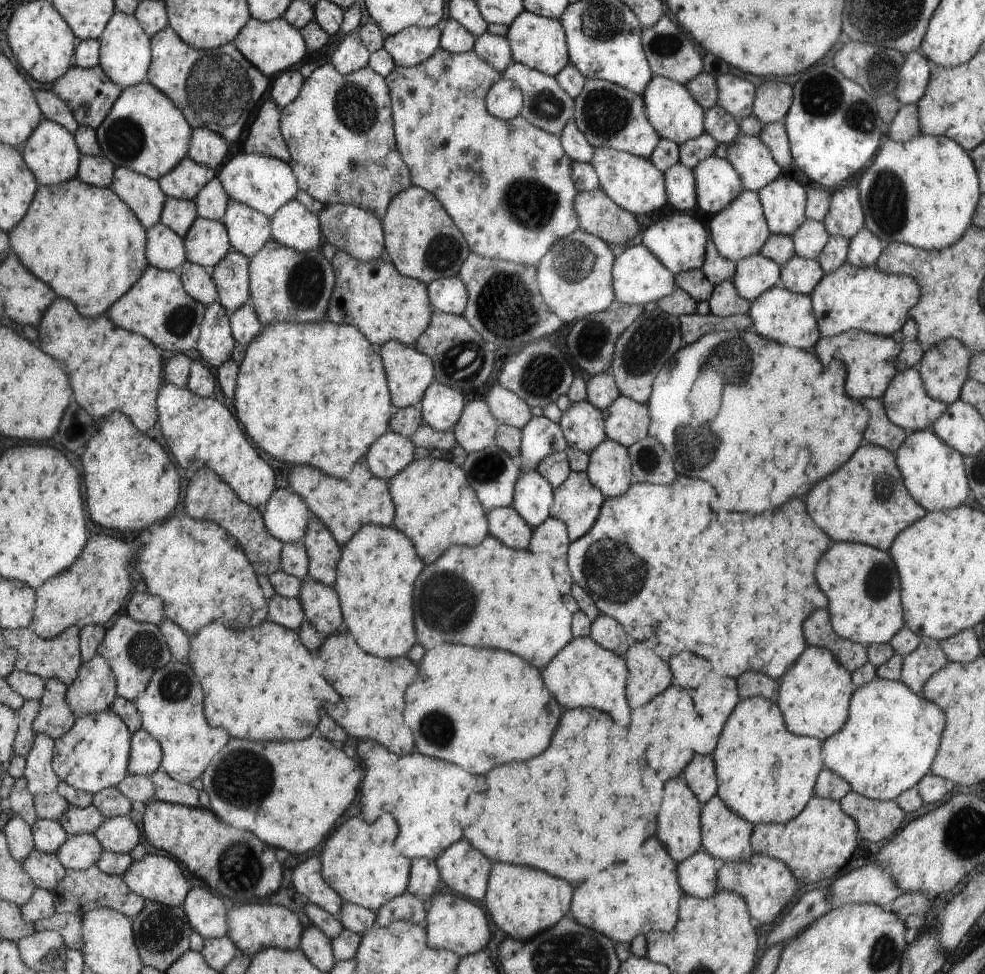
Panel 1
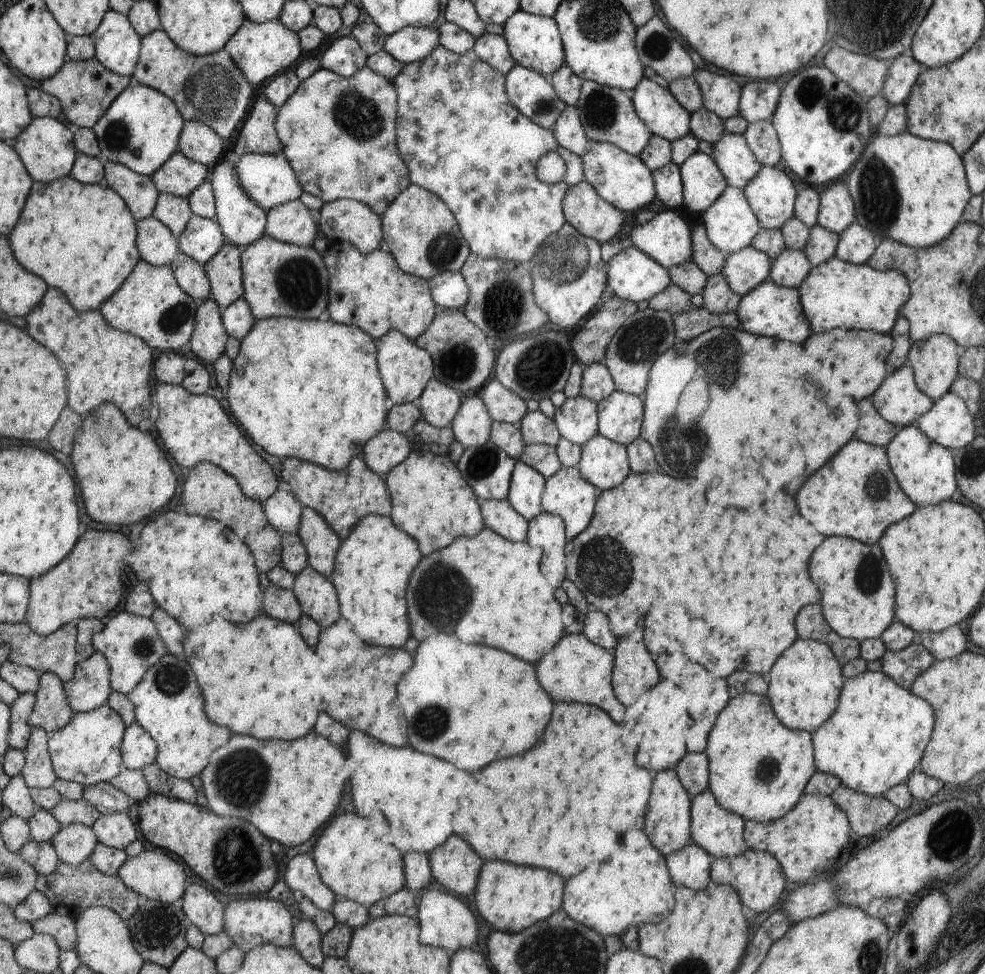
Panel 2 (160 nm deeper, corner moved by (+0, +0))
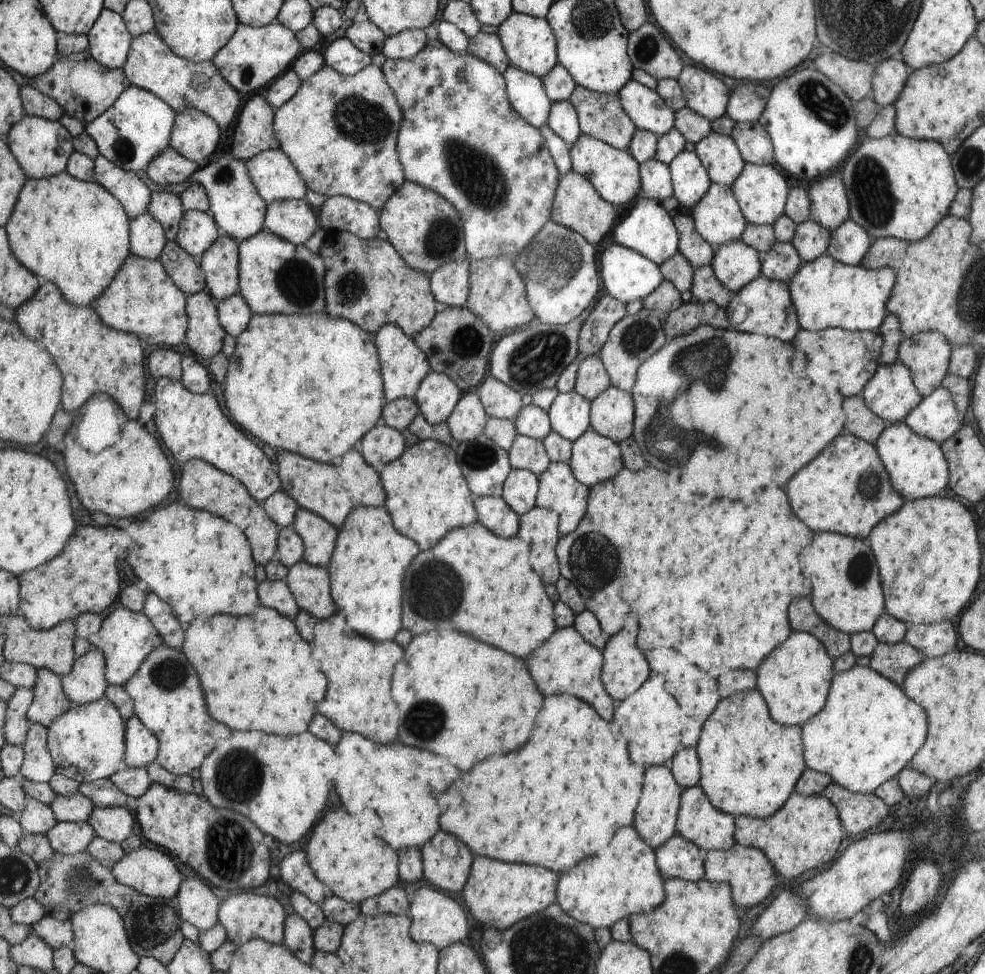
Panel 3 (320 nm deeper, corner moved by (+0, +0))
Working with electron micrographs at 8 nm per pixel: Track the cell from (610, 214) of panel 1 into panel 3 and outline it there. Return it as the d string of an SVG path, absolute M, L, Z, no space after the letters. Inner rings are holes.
M573 170L566 174L559 174L557 192L554 193L553 208L550 211L550 221L578 231L594 246L600 244L608 234L612 234L616 222L616 208L606 200L602 200L593 183L584 175Z

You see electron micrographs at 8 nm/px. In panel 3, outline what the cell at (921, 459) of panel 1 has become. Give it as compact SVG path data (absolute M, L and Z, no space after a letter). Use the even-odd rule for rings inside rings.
M904 421L887 426L873 442L885 466L890 484L903 499L923 499L948 490L949 466L941 446L929 438L916 434Z

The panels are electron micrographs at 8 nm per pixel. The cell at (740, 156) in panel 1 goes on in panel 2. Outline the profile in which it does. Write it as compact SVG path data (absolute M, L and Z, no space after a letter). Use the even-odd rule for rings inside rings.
M725 132L714 144L710 156L721 170L728 187L743 188L758 174L761 164L742 135Z

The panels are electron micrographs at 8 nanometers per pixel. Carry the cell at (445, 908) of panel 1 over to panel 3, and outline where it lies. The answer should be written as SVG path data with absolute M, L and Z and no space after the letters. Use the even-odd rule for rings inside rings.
M436 887L419 888L410 901L407 914L413 921L410 934L419 943L434 943L434 946L444 948L464 940L468 934L468 916L464 908L452 896L436 890Z

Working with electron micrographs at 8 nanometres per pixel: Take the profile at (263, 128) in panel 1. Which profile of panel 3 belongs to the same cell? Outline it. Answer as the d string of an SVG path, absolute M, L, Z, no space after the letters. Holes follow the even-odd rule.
M253 95L250 100L242 106L238 115L235 137L230 152L243 161L256 157L262 151L276 150L280 140L273 130L273 118L276 110L270 106L267 99L260 95Z

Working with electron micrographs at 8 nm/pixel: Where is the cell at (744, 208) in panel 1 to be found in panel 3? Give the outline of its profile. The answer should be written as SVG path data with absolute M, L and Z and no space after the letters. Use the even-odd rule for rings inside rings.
M712 183L692 207L696 230L715 249L738 240L748 224L729 186Z

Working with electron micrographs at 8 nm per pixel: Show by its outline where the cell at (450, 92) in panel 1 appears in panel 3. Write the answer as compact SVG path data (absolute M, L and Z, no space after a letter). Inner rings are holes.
M439 39L428 41L423 49L420 49L409 59L386 59L381 69L402 111L402 120L400 121L397 134L396 152L398 153L401 165L404 167L405 178L408 178L408 181L429 187L430 190L437 191L438 194L449 199L457 207L457 210L462 210L462 218L466 218L465 247L468 259L477 261L488 257L511 257L514 260L515 256L526 245L530 244L541 228L550 221L554 193L557 192L559 183L559 170L553 161L553 155L550 154L546 138L542 136L541 131L533 124L526 122L521 117L521 114L518 114L518 111L514 110L508 97L506 98L502 72L497 67L493 67L489 63L479 59L477 55L470 54L467 51L463 53L451 51Z

